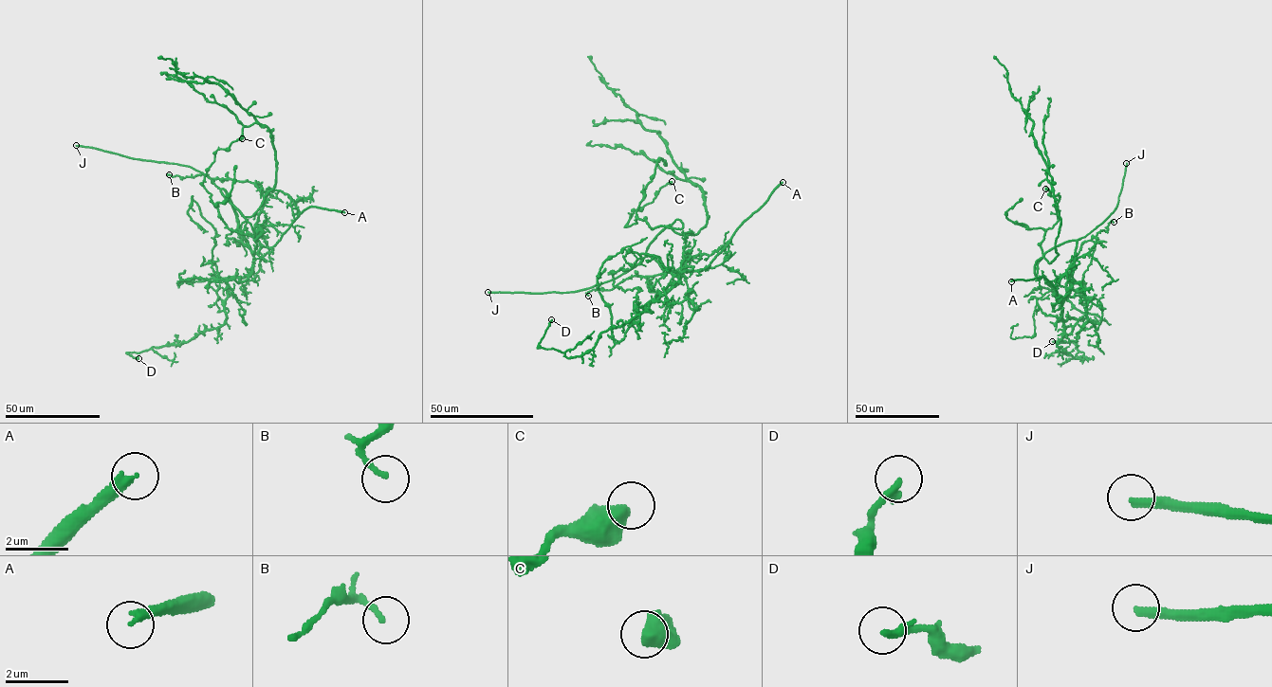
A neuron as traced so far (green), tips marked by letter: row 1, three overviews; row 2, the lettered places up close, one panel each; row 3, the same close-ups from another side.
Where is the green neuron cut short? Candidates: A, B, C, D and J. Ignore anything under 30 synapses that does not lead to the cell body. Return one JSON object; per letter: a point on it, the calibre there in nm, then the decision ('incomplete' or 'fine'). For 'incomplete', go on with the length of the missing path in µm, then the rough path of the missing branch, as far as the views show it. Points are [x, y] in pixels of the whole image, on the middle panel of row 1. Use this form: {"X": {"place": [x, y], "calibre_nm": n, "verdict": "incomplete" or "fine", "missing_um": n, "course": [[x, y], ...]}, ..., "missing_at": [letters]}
{"A": {"place": [783, 182], "calibre_nm": 320, "verdict": "incomplete", "missing_um": 20, "course": [[783, 182], [802, 154]]}, "B": {"place": [588, 296], "calibre_nm": 170, "verdict": "fine"}, "C": {"place": [672, 181], "calibre_nm": 550, "verdict": "fine"}, "D": {"place": [551, 319], "calibre_nm": 280, "verdict": "fine"}, "J": {"place": [488, 292], "calibre_nm": 320, "verdict": "incomplete", "missing_um": 350}, "missing_at": ["A", "J"]}

